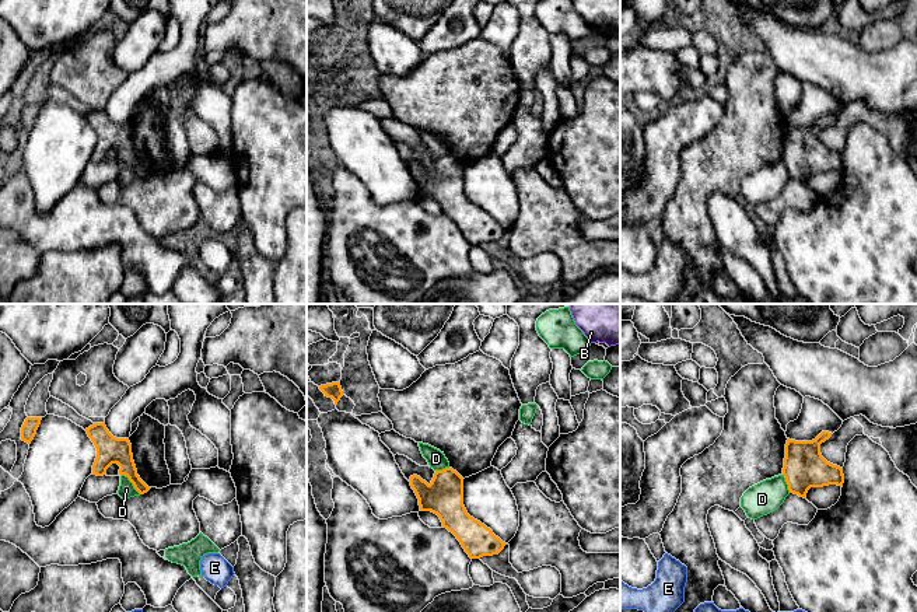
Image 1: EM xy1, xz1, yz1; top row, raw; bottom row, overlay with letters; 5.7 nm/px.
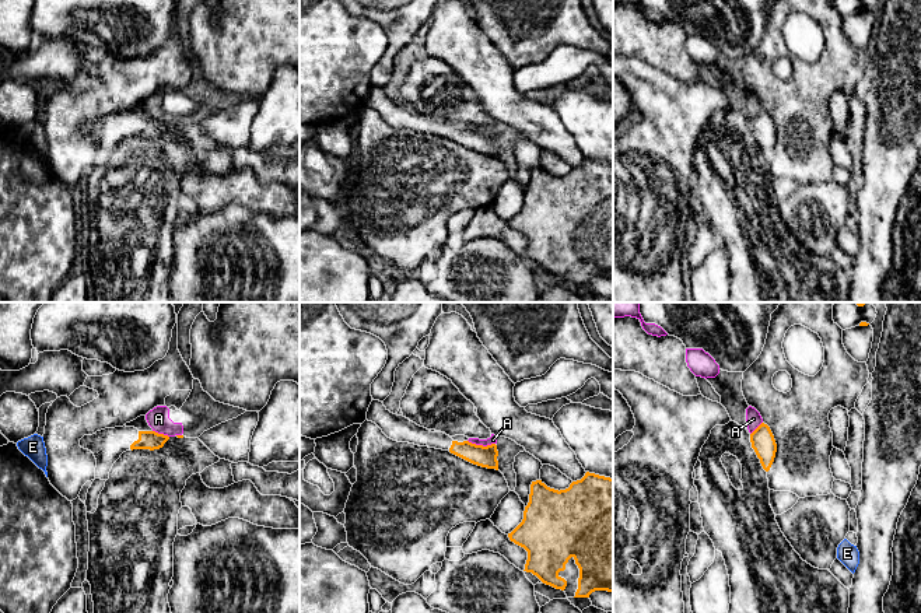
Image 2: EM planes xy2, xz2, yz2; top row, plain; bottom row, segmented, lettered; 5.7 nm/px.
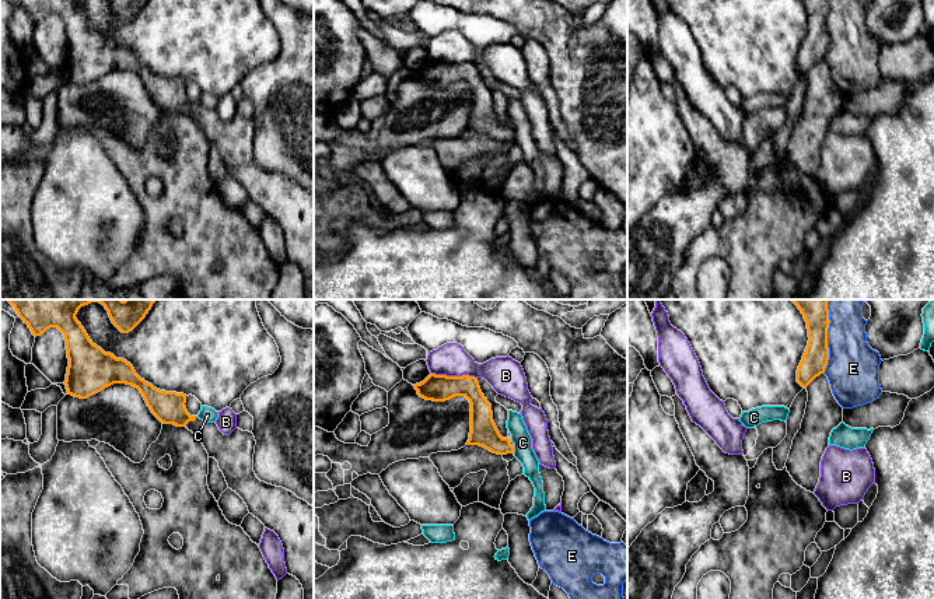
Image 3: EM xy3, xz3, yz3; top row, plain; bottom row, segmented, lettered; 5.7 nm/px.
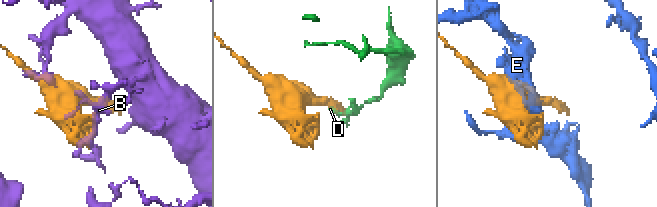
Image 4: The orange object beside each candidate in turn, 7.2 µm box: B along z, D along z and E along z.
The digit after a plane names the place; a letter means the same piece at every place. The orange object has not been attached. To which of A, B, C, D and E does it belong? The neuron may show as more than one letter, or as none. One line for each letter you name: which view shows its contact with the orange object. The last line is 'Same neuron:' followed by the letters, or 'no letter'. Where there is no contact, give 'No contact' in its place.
Same neuron: no letter

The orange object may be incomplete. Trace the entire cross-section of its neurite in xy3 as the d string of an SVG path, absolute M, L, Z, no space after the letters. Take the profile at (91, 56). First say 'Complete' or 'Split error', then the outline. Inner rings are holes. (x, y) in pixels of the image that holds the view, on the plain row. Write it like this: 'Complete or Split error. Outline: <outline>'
Split error. Outline: M18 0L35 24L50 14L57 14L63 20L69 45L64 67L67 81L87 85L113 70L132 71L140 77L151 99L161 109L186 113L200 126L209 144L214 144L218 148L228 175L244 186L249 200L279 223L284 235L287 260L295 263L302 272L305 300L314 300L314 193L298 185L294 179L260 168L256 164L253 158L256 127L252 119L235 115L230 122L224 122L216 109L206 109L196 102L190 102L185 92L186 81L160 77L141 66L130 49L123 45L116 45L113 41L105 39L94 31L76 1L77 0Z

